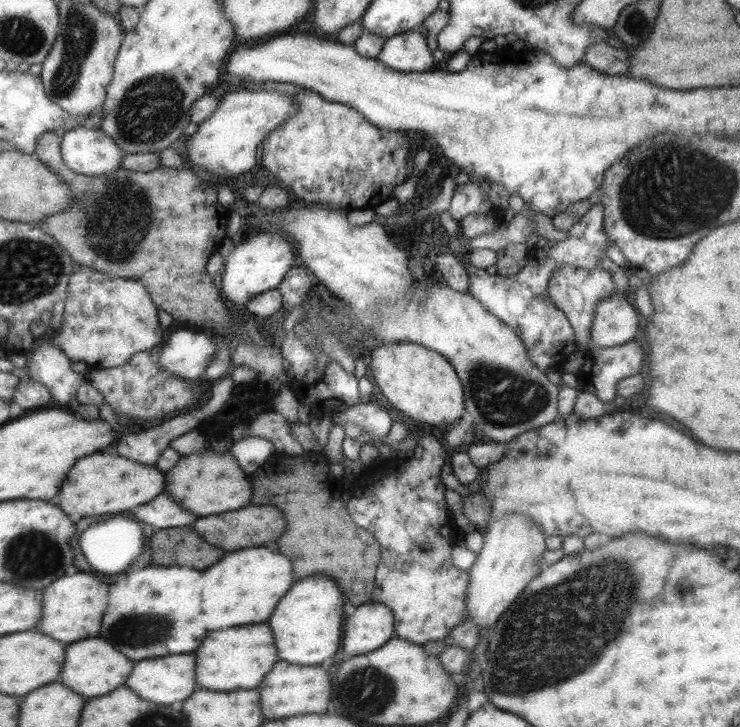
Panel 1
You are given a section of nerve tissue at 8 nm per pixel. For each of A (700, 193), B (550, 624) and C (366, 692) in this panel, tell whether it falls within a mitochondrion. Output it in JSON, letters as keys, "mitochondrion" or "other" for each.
{"A":"mitochondrion","B":"mitochondrion","C":"mitochondrion"}

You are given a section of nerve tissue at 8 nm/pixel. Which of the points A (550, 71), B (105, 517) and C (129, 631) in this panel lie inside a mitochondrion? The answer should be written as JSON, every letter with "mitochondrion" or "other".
{"A":"other","B":"other","C":"mitochondrion"}

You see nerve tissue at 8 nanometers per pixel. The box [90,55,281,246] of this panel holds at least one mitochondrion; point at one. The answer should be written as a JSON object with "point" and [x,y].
{"point":[150,109]}

